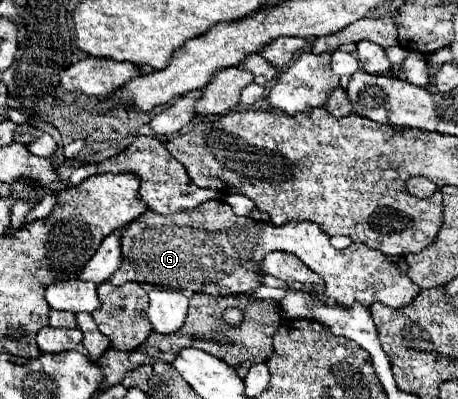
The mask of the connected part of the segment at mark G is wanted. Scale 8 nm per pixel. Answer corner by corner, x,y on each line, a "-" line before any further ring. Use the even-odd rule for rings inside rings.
208,200
172,216
146,210
122,228
120,246
122,266
110,278
114,286
124,282
148,282
212,296
242,294
242,290
250,294
262,286
262,258
272,250
284,250
314,270
324,280
324,294
334,298
340,306
360,302
370,308
374,302
382,302
390,308
402,308
420,292
420,286
408,278
408,264
402,256
386,256
354,242
346,250
336,250
328,234
314,222
290,220
282,226
274,226
272,222
262,224
246,216
236,216
224,200
-
242,266
244,278
240,276
-
242,282
244,288
234,286

